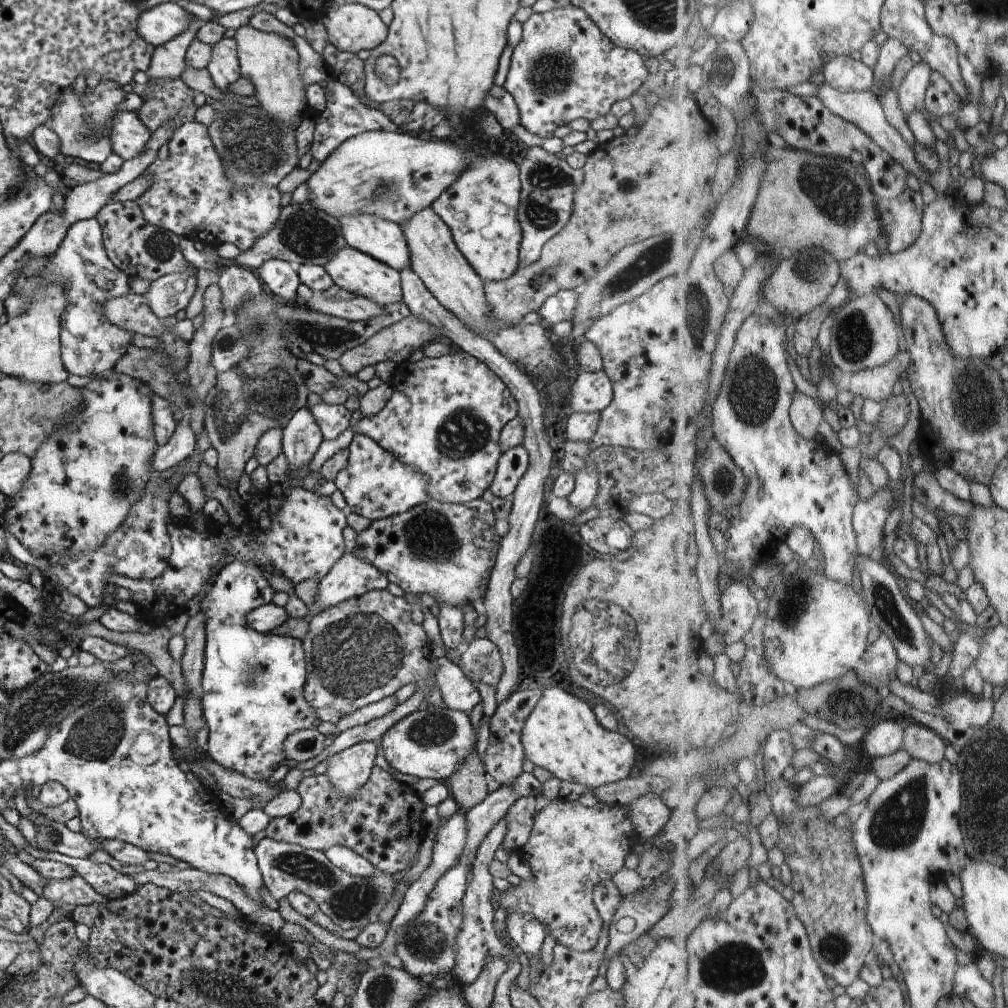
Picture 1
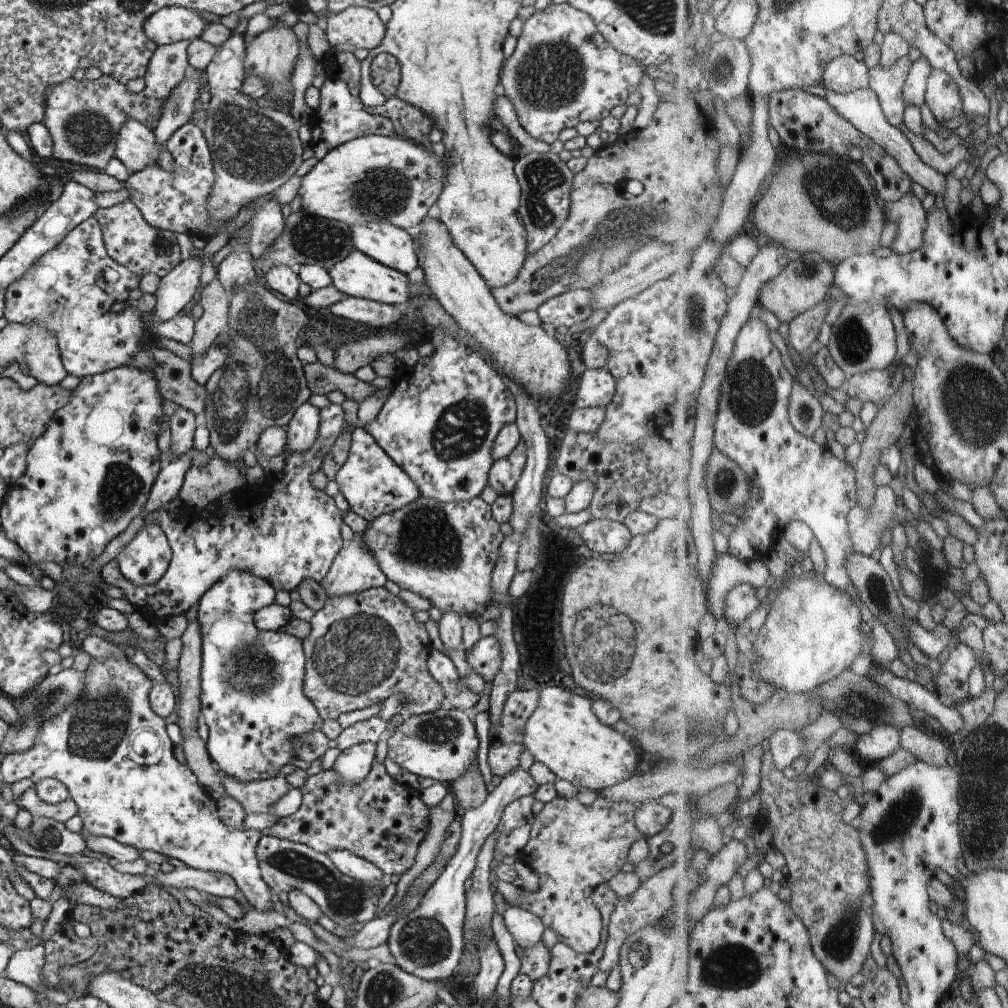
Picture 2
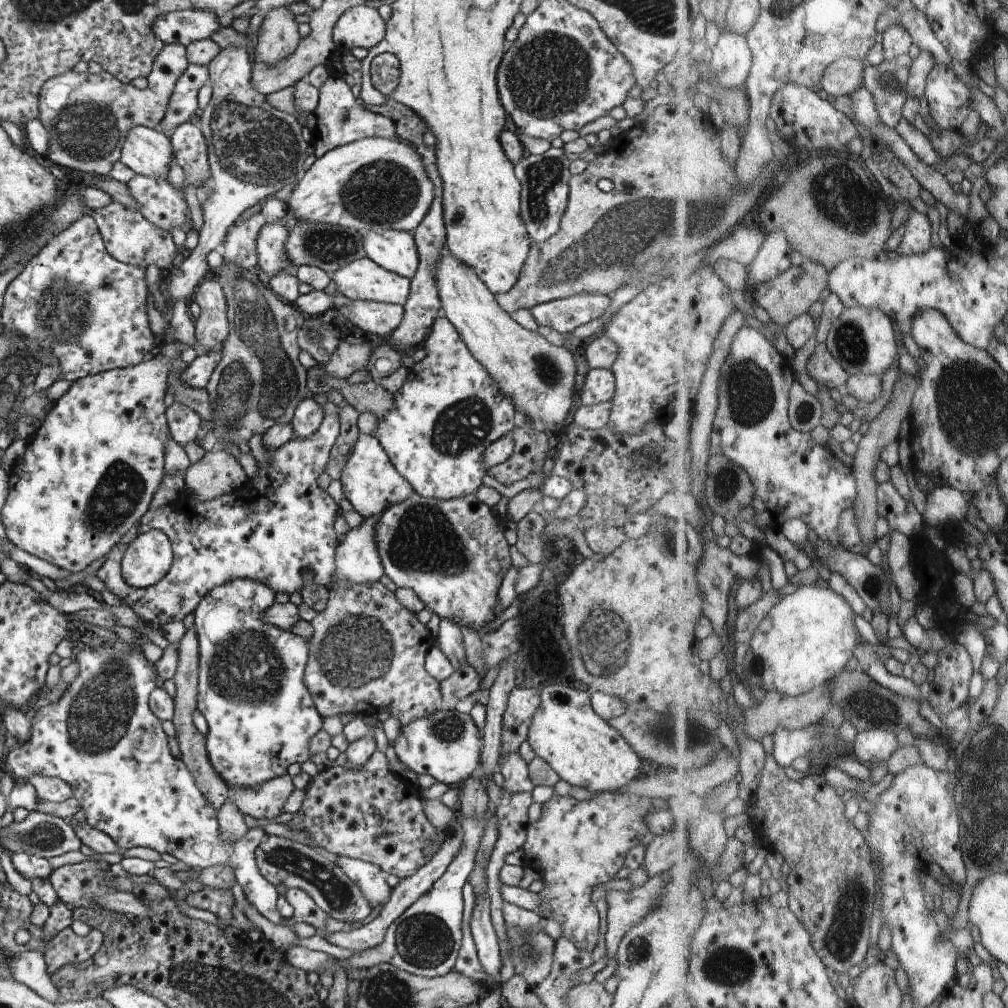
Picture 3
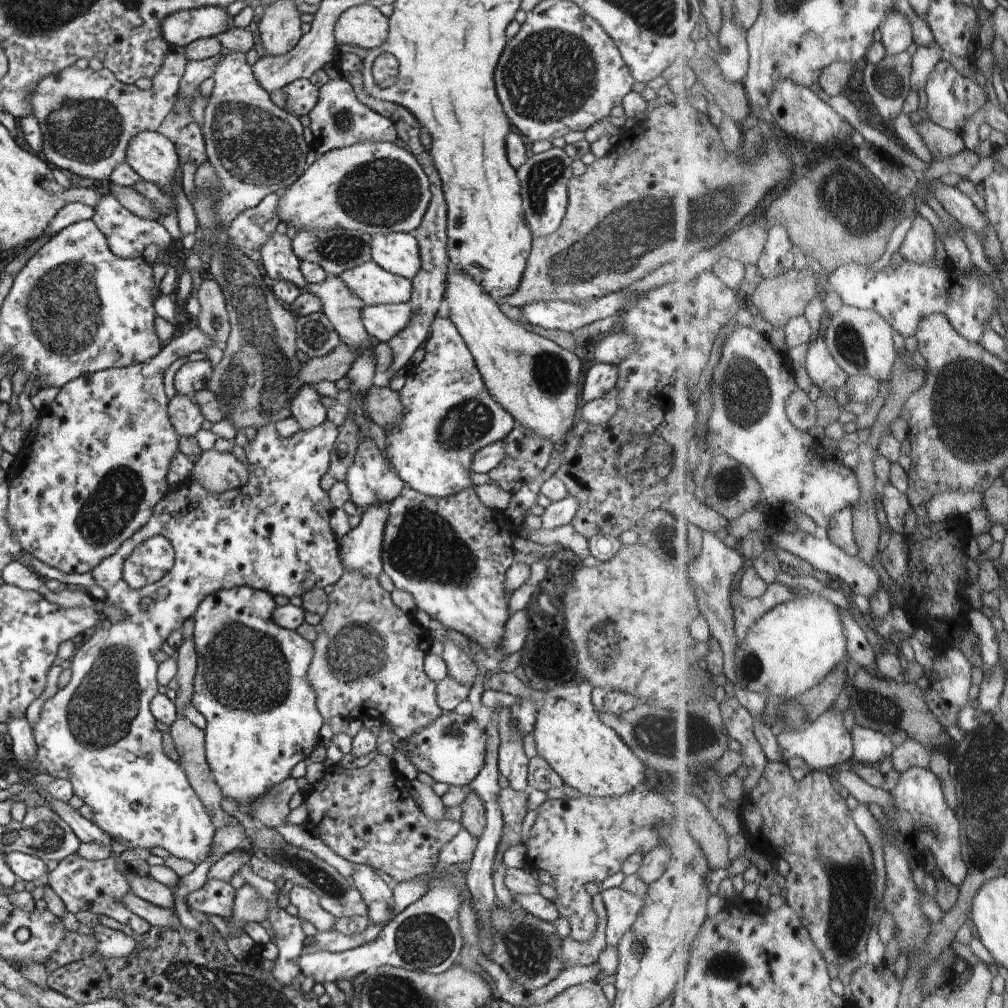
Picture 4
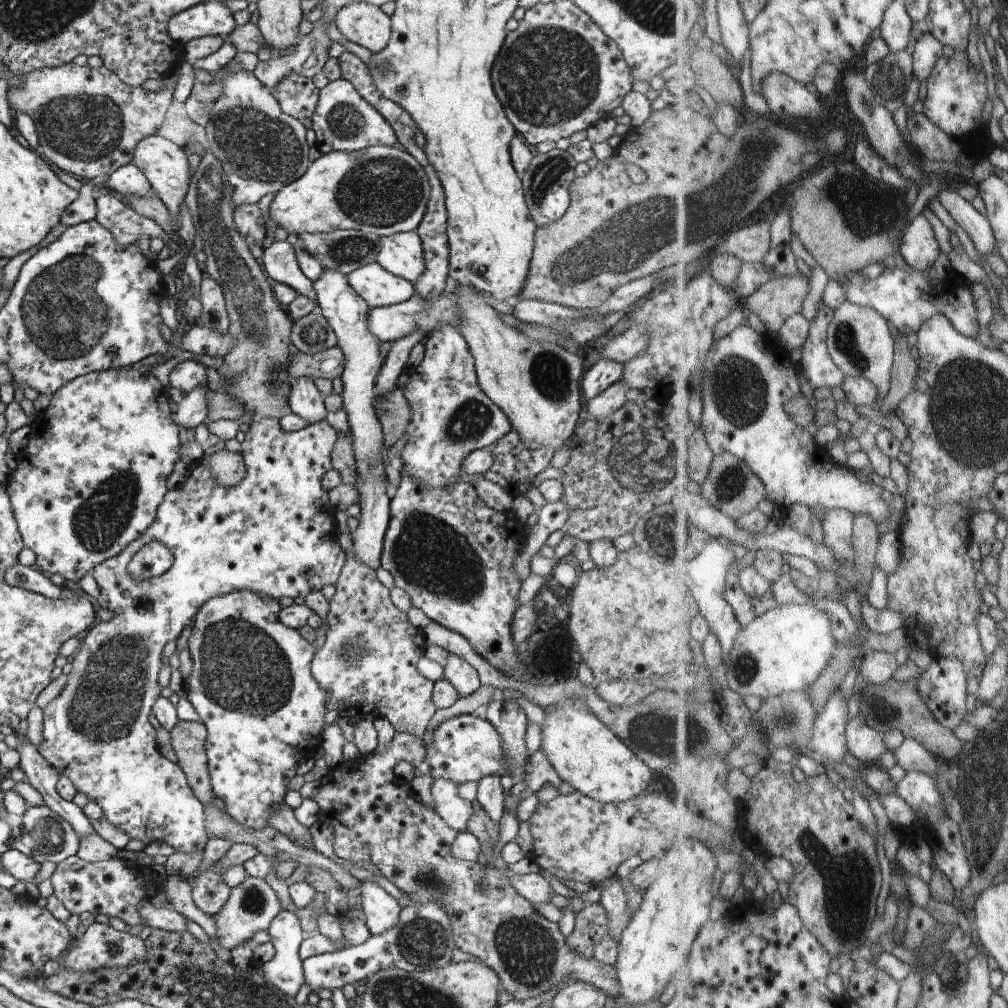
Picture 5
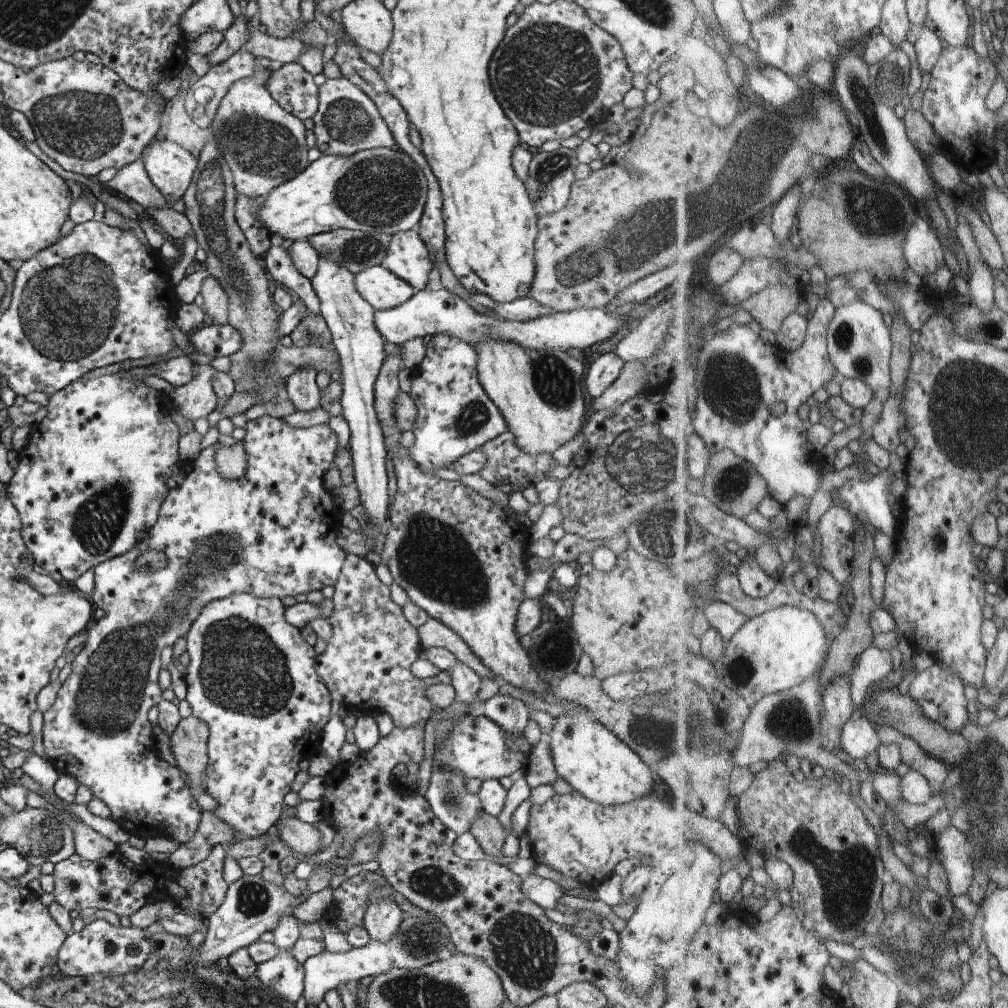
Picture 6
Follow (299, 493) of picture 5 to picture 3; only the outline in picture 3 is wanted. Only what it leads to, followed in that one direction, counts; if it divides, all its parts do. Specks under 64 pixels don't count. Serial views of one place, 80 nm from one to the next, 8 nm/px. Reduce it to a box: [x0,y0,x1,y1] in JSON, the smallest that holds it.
[4,414,340,933]

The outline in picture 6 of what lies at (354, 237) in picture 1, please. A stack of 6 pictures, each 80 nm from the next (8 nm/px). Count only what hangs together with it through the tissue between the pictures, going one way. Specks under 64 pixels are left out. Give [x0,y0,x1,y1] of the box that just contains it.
[381,229,433,292]

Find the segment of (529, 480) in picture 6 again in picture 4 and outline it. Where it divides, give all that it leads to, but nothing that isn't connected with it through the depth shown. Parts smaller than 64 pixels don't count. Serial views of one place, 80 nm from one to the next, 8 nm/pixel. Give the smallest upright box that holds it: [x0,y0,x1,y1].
[488,425,554,494]

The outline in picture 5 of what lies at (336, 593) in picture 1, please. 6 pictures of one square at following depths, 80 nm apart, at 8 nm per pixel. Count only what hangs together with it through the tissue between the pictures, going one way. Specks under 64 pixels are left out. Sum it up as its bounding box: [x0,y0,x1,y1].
[313,268,391,570]

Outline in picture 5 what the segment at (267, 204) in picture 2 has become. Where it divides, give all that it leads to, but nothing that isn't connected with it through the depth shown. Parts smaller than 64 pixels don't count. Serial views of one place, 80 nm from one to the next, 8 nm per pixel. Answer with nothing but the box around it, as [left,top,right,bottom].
[262,241,317,304]

